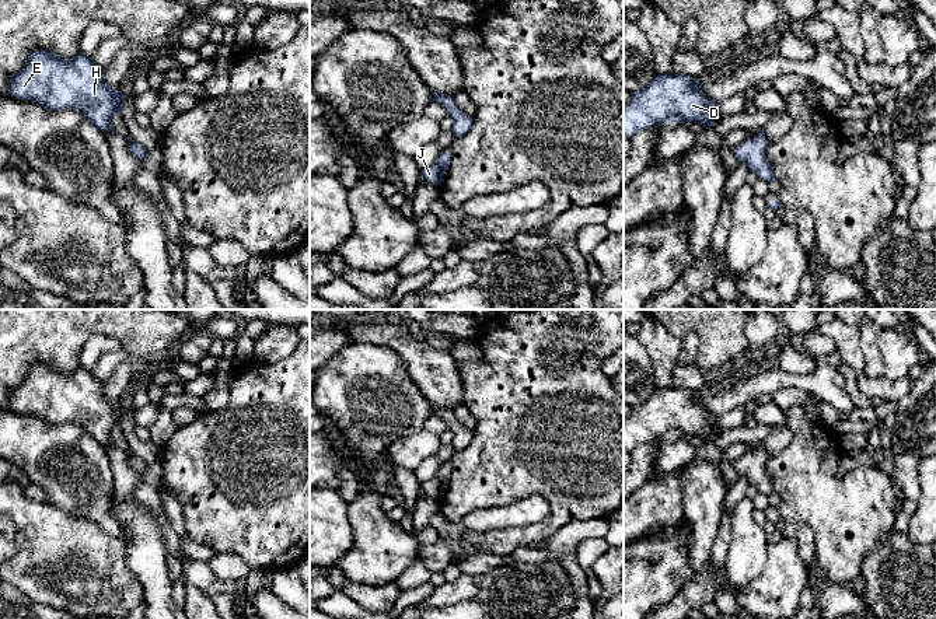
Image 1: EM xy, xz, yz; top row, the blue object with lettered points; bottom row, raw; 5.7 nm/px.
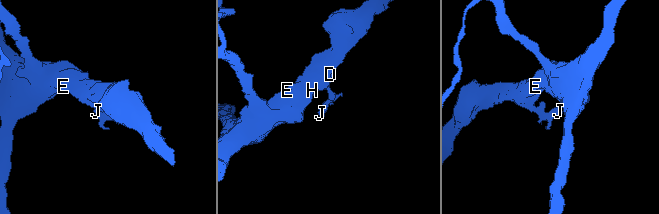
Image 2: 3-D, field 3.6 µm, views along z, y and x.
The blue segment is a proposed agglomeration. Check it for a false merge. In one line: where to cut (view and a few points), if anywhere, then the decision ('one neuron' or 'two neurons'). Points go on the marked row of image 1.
no cut; one neuron

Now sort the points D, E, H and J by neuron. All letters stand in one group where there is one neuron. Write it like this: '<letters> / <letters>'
D E H J

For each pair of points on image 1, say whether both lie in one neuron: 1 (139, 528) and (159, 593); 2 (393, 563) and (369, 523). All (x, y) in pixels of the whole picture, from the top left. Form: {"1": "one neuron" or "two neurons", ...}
{"1": "one neuron", "2": "one neuron"}

